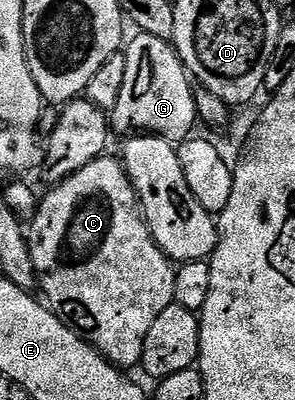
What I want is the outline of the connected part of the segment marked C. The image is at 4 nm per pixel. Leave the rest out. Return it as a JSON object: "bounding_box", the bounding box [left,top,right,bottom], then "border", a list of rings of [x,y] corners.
{"bounding_box":[27,155,177,371],"border":[[[102,155],[95,158],[91,163],[87,163],[87,167],[75,171],[75,175],[71,175],[66,181],[56,182],[50,188],[53,190],[46,197],[44,195],[40,198],[37,214],[27,229],[29,254],[31,255],[31,261],[35,263],[40,292],[43,291],[49,296],[47,304],[57,314],[57,318],[64,321],[69,328],[74,329],[87,344],[94,345],[118,369],[133,371],[129,369],[134,368],[136,370],[140,366],[143,343],[147,343],[147,331],[151,331],[155,319],[159,319],[159,315],[163,315],[163,311],[167,311],[167,307],[174,304],[173,296],[175,295],[177,269],[174,262],[170,261],[168,255],[155,243],[155,239],[149,230],[149,224],[145,222],[145,215],[142,213],[137,200],[137,190],[133,188],[131,179],[125,173],[124,164],[116,156],[113,156],[114,158],[109,156]]]}

